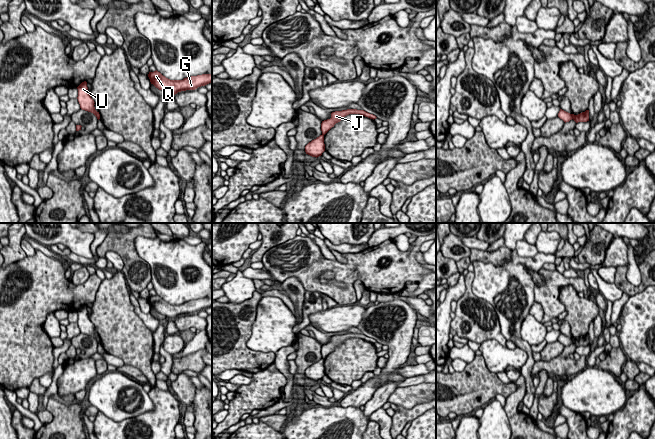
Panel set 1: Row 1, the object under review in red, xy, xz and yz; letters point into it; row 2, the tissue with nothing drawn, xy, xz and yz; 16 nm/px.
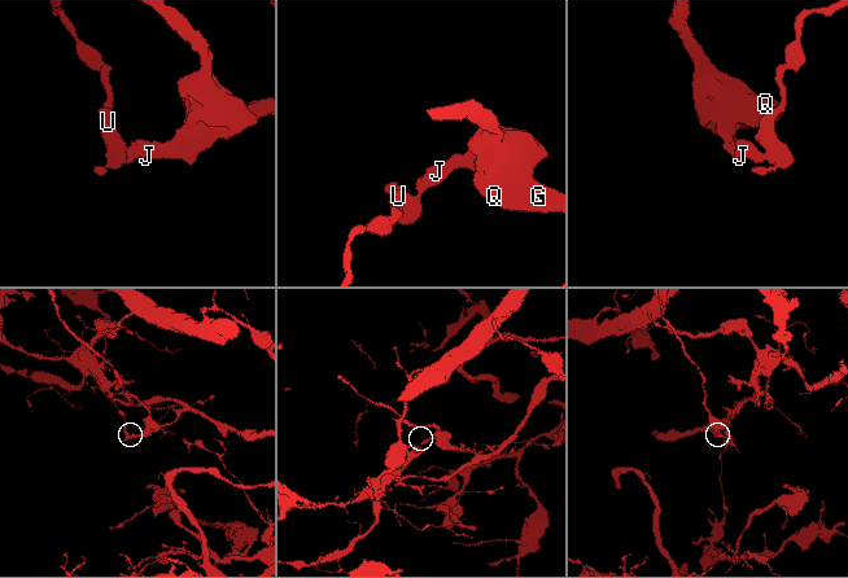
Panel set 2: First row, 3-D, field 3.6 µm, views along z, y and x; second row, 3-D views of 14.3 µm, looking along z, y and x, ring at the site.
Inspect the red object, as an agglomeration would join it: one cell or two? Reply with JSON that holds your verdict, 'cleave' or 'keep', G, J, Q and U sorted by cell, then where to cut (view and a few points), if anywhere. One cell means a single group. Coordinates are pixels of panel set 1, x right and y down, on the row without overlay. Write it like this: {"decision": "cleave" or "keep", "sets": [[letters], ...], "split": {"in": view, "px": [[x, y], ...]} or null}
{"decision": "cleave", "sets": [["G", "J", "Q"], ["U"]], "split": {"in": "yz", "px": [[570, 338], [572, 342]]}}

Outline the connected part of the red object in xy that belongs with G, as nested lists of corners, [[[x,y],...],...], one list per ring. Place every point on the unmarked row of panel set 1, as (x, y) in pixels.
[[[157,294],[149,296],[148,301],[151,308],[168,319],[175,319],[186,314],[195,314],[212,306],[212,298],[202,298],[184,302],[183,304],[170,304]]]

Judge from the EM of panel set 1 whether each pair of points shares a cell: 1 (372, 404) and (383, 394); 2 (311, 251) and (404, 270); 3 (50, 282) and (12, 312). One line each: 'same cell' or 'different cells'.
1: same cell
2: same cell
3: same cell

